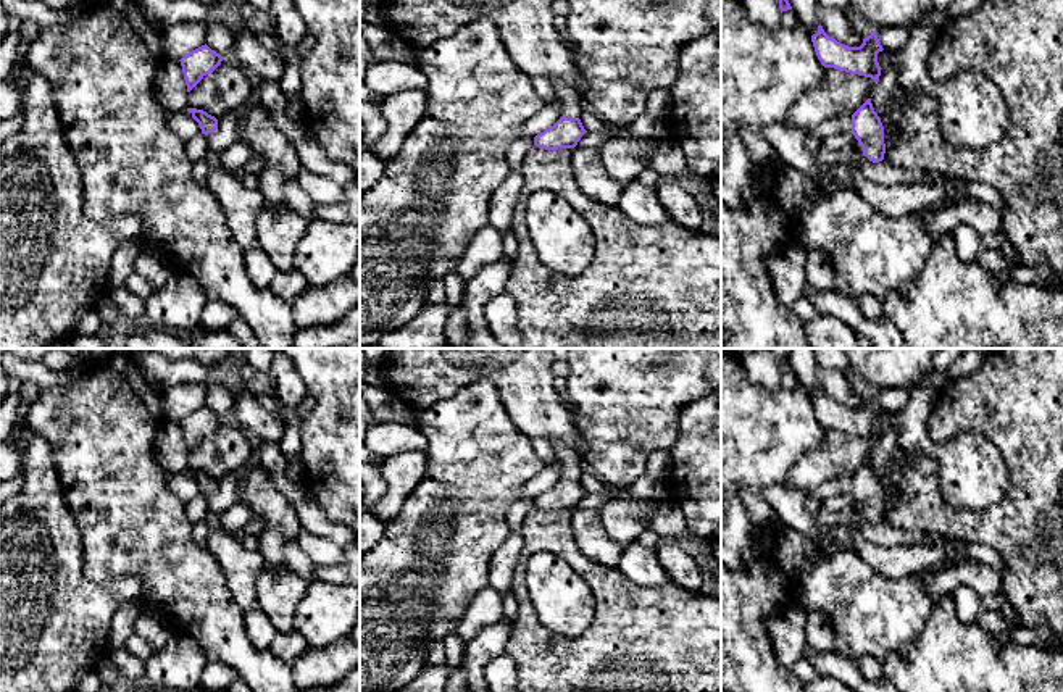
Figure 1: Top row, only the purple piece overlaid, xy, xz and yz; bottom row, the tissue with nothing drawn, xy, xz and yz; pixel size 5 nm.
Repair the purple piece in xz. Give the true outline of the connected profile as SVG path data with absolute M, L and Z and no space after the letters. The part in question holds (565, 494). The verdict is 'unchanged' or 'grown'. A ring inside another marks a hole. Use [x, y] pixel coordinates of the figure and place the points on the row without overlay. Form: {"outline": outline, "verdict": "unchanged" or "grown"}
{"outline": "M552 442L552 447L561 465L563 477L537 495L534 506L545 511L574 510L587 494L579 481L586 473L582 455L563 442Z", "verdict": "grown"}

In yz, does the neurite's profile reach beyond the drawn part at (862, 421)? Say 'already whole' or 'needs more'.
already whole

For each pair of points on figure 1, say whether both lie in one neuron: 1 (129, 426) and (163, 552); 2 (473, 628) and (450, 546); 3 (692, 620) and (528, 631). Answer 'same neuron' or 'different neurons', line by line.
1: same neuron
2: different neurons
3: same neuron

